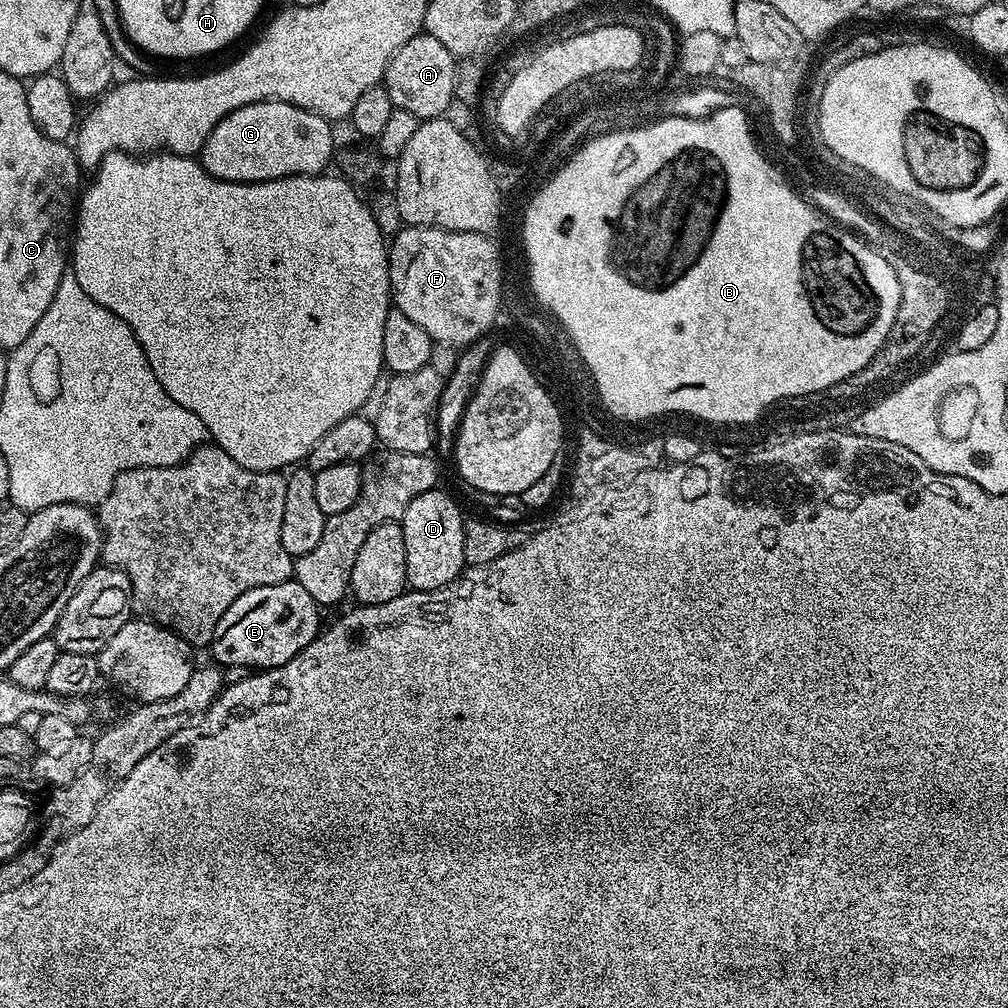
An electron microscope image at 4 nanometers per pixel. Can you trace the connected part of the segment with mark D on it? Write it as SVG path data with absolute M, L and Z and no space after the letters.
M433 490L426 494L418 494L410 506L406 506L406 514L398 521L402 530L402 538L406 538L406 578L407 587L413 592L433 592L455 580L466 565L462 538L464 537L465 513L460 513L460 508L441 490Z

